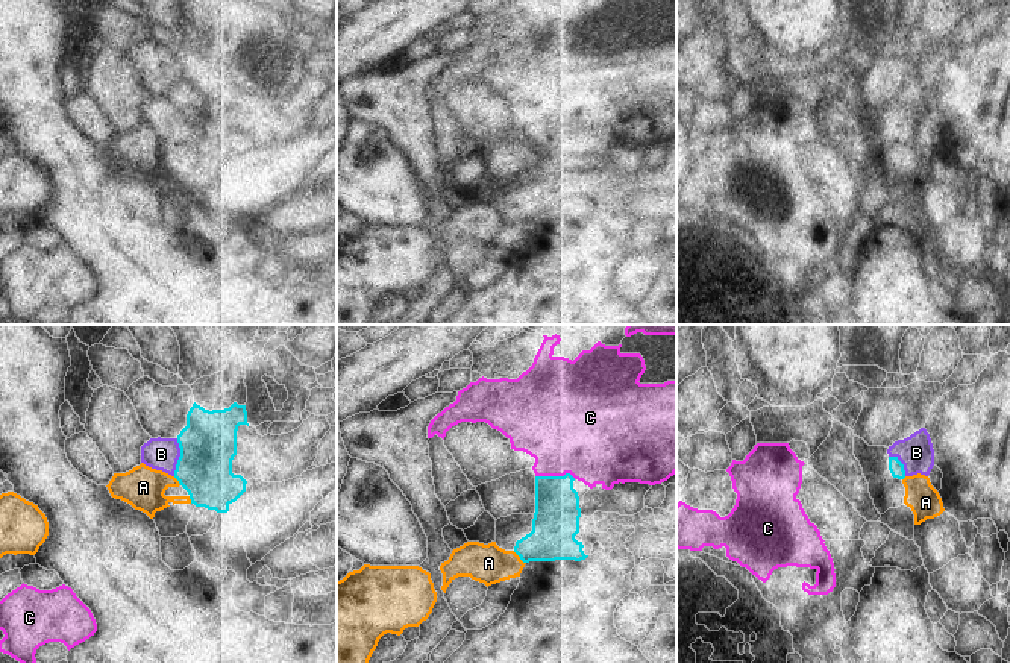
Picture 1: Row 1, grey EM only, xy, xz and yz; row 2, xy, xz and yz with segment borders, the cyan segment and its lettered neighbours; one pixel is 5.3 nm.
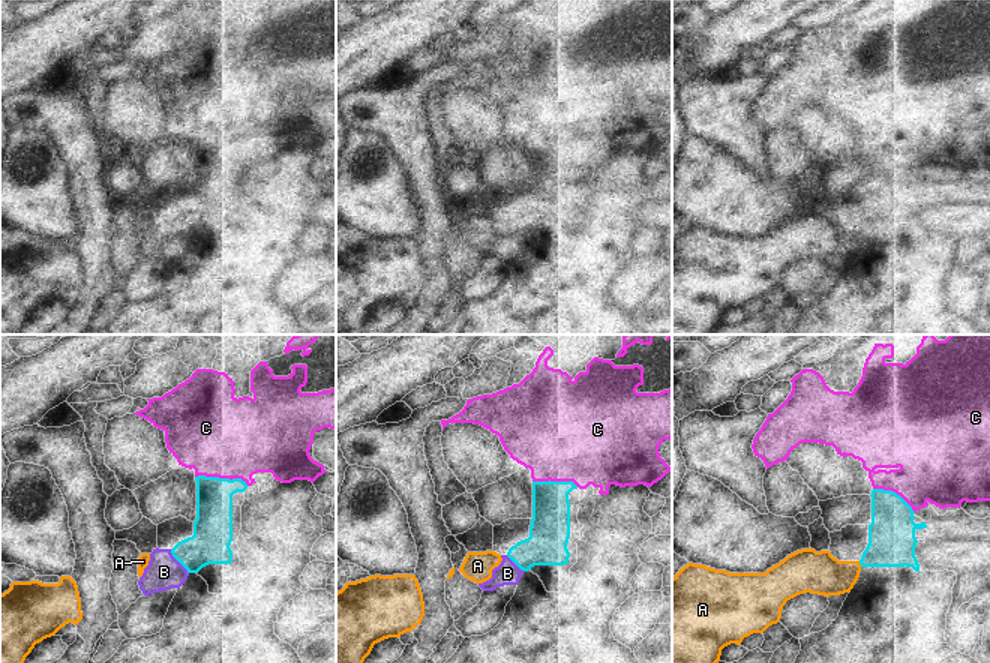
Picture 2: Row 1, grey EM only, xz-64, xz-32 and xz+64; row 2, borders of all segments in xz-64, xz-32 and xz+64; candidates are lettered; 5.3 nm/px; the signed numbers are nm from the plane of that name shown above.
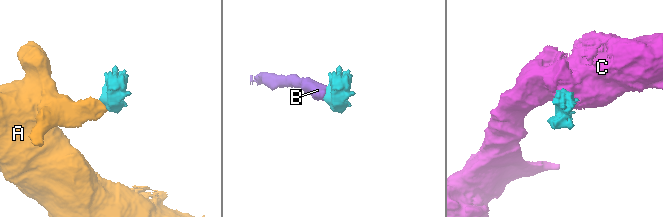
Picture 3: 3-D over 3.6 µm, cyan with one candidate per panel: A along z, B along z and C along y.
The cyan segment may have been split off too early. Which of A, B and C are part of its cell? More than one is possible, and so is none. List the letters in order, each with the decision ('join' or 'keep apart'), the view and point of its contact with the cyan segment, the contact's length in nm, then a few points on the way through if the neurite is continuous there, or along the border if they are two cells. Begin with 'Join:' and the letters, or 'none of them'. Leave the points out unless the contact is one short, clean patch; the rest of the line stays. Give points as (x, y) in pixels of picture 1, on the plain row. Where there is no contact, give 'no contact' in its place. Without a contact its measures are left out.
Join: B
A: keep apart | xz (519, 216) | 100 nm | along xz (513, 211), (525, 223)
B: join | xy (179, 117) | 200 nm | across xy (208, 103), (194, 117), (179, 117), (161, 114)
C: keep apart | xz (555, 137) | 220 nm

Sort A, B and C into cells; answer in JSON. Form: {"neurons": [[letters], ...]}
{"neurons": [["A"], ["B"], ["C"]]}

